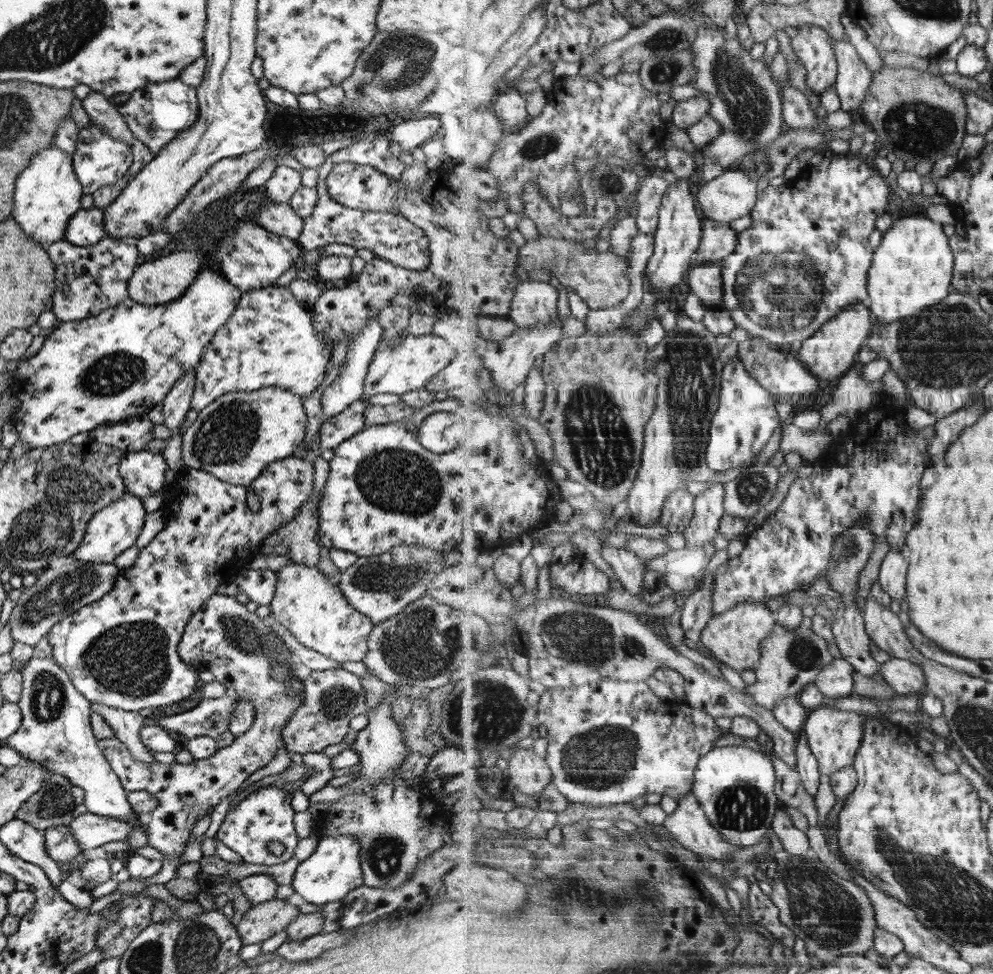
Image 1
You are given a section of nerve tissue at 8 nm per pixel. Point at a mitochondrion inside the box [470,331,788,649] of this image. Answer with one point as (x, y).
(601, 443)

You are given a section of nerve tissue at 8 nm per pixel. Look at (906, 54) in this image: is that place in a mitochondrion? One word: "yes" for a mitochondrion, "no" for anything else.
no

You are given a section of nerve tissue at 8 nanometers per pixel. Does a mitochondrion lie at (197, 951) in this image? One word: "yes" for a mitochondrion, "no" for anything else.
yes

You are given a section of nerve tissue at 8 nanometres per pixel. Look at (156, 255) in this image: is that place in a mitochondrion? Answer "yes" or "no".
no

